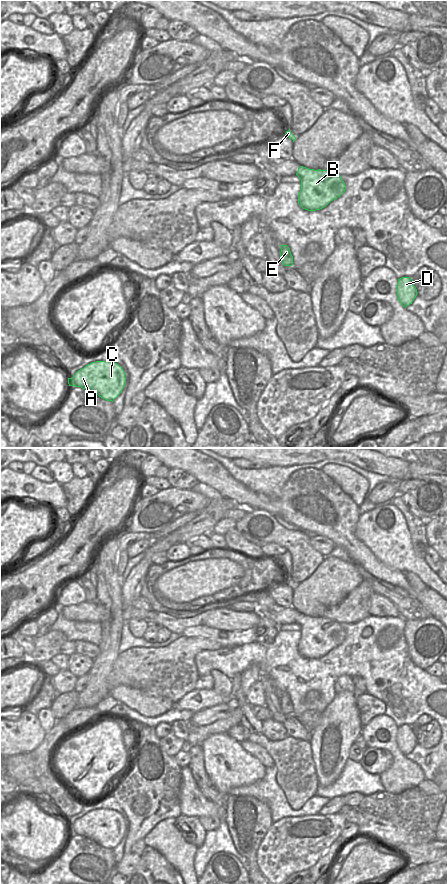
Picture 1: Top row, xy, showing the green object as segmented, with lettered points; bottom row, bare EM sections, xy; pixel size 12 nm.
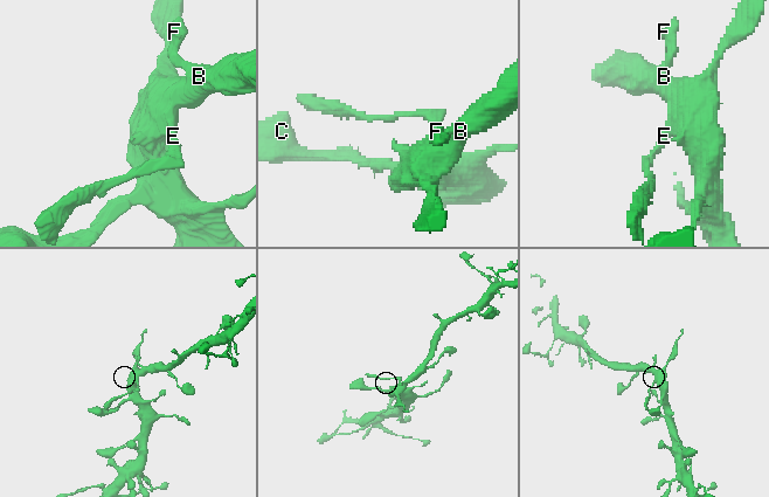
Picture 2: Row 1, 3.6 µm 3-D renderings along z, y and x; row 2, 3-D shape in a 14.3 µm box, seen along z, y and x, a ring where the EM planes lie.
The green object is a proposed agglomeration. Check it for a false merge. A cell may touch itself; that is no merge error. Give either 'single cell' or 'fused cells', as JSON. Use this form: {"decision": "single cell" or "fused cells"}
{"decision": "single cell"}

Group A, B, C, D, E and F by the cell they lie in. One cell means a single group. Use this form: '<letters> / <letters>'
A B C D E F

